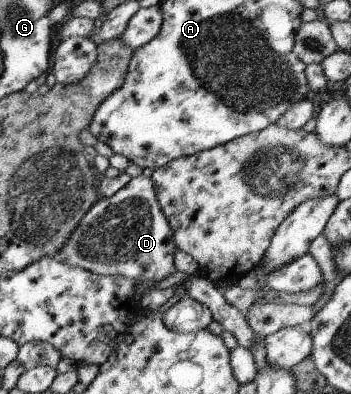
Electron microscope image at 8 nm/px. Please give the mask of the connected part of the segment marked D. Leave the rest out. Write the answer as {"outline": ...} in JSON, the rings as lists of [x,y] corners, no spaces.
{"outline":[[[139,175],[129,179],[115,195],[99,197],[54,257],[69,267],[81,267],[95,275],[156,282],[177,272],[173,267],[175,250],[171,228],[155,197],[152,177]]]}

